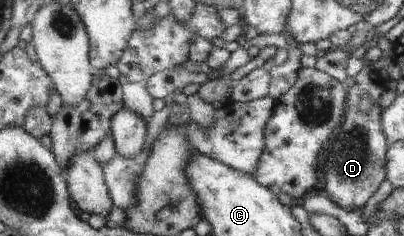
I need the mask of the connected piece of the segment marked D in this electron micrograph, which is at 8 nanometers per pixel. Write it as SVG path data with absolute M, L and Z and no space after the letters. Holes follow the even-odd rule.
M363 60L362 69L354 76L355 83L347 88L348 105L345 106L345 122L341 122L337 134L334 134L333 140L325 146L323 162L321 162L321 176L323 176L322 194L344 210L361 209L369 196L373 195L385 178L387 144L385 144L386 138L381 132L381 124L379 124L380 111L382 110L379 108L379 100L381 94L386 91L386 81L378 75L378 71L370 70L366 65L369 65L369 63ZM362 95L368 96L372 103L371 109L366 113L361 113L358 110L358 103Z

